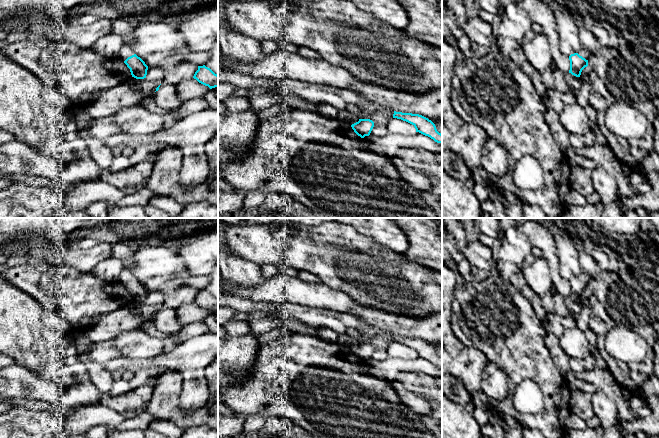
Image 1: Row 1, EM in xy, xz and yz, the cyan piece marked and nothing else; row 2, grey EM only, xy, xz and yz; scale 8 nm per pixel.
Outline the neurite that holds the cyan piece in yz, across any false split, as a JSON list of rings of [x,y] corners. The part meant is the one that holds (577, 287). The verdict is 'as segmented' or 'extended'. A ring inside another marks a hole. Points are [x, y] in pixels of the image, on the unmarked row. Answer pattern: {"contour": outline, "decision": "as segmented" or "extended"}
{"contour": [[[582,271],[577,277],[569,280],[570,294],[569,297],[580,301],[582,294],[588,290],[589,277]]], "decision": "extended"}

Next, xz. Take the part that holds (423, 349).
{"contour": [[[394,335],[393,342],[401,343],[412,348],[416,356],[430,361],[437,367],[442,367],[442,358],[436,353],[435,348],[428,342],[412,337],[402,337]]], "decision": "as segmented"}

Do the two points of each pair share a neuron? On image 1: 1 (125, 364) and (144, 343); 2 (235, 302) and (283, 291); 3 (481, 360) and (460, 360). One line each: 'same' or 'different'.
1: different
2: different
3: same

